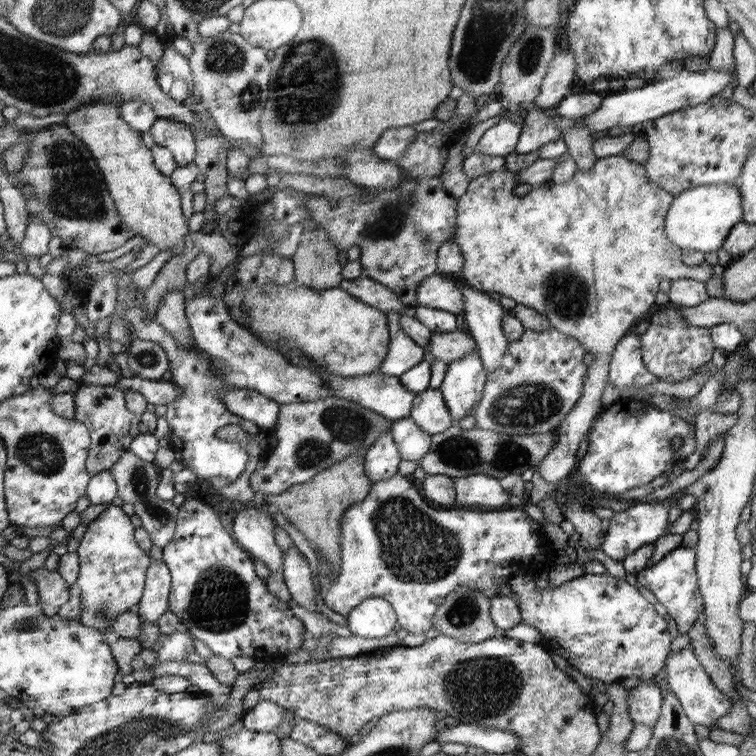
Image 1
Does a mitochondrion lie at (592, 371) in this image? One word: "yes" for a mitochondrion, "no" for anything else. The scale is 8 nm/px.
no

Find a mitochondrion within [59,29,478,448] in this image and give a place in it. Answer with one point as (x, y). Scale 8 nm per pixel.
(309, 70)

